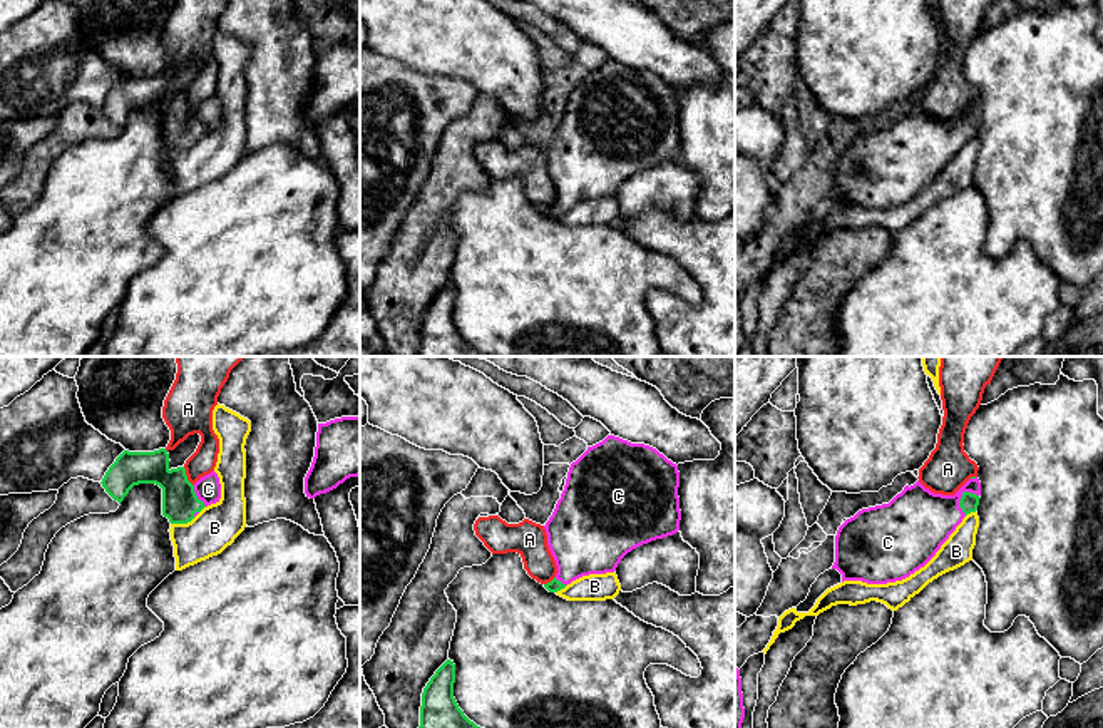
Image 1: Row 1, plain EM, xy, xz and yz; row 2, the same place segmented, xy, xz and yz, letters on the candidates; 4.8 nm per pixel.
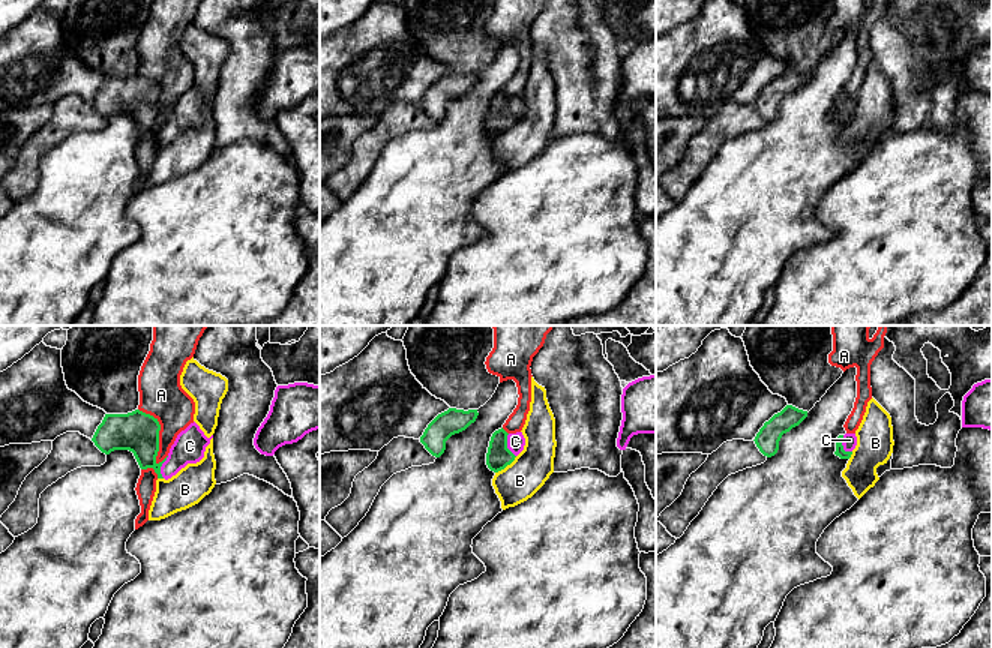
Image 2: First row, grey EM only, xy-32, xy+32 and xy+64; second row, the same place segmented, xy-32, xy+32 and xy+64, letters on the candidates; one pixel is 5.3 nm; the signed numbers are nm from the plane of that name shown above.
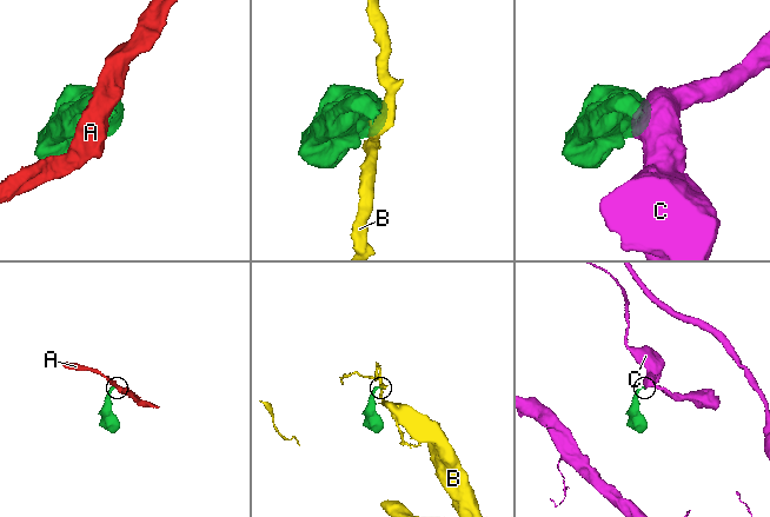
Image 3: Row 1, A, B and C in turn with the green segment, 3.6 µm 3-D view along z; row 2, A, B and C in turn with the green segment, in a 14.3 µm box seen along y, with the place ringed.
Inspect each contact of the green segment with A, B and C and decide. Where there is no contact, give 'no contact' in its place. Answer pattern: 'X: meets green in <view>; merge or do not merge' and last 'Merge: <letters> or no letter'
A: meets green in xy; do not merge
B: meets green in xy; do not merge
C: meets green in yz; merge
Merge: C

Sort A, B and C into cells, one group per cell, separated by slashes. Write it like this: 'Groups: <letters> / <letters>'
Groups: A / B / C

